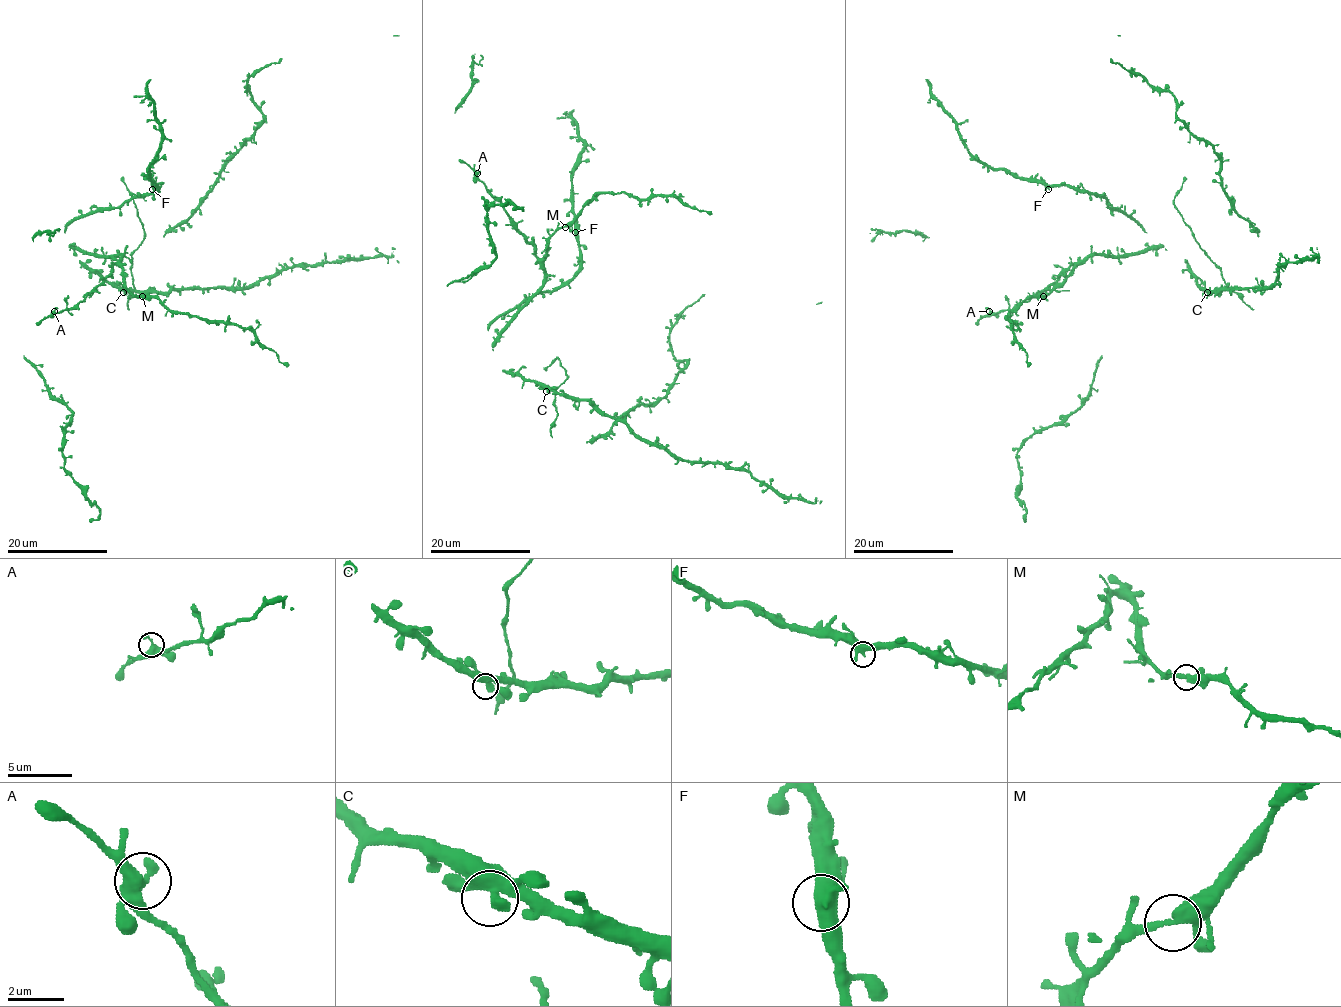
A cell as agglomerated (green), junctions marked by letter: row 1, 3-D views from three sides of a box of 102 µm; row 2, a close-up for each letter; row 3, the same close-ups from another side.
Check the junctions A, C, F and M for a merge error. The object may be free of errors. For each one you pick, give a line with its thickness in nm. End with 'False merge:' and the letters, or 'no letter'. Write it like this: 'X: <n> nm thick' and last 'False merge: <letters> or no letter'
False merge: no letter

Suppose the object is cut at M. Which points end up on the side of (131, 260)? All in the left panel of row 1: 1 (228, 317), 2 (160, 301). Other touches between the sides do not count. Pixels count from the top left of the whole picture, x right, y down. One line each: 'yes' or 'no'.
1: no
2: no

